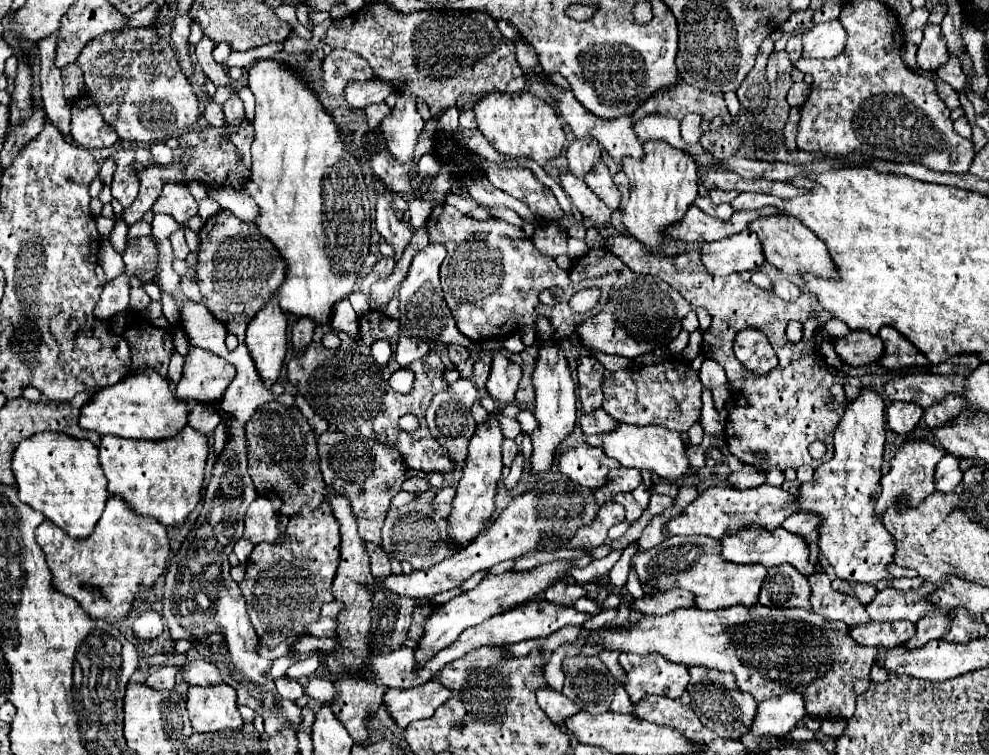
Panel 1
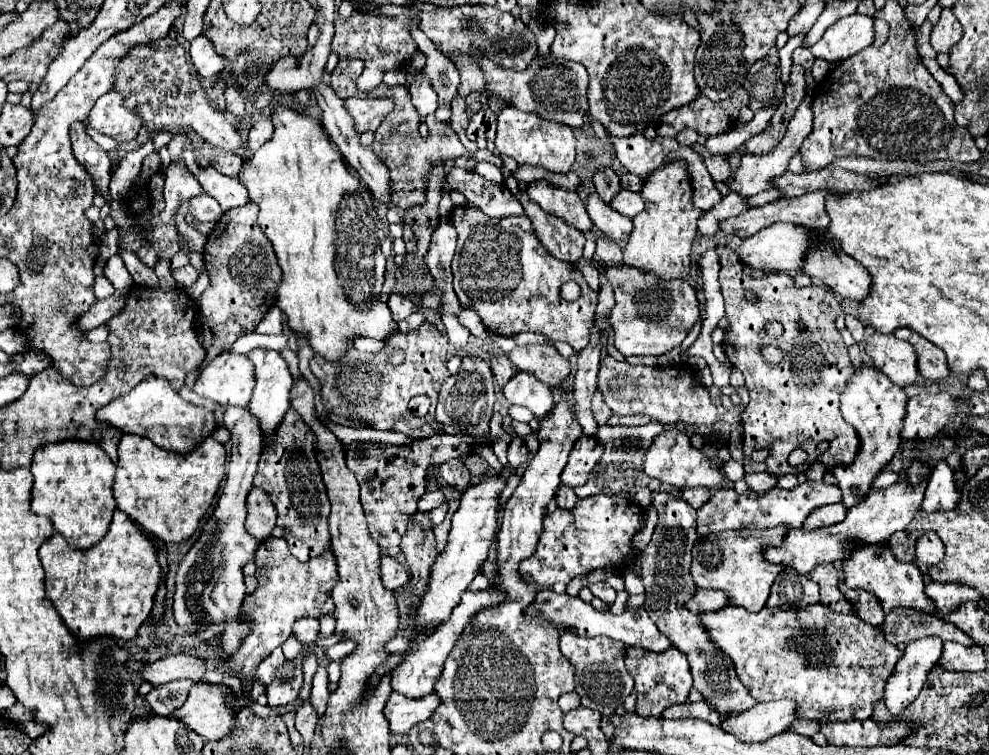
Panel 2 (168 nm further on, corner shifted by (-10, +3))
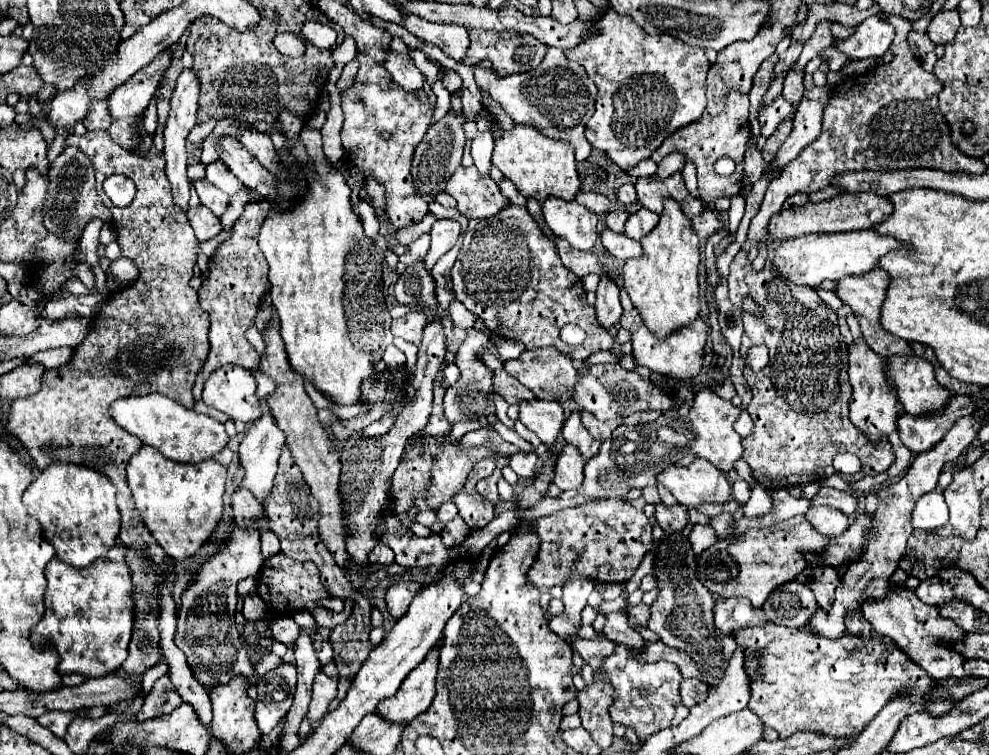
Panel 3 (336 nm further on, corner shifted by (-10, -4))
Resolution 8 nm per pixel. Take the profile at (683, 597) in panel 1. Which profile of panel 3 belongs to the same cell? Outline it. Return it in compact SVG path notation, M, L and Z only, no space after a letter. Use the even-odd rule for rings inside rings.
M724 599L716 601L714 607L714 621L716 627L724 635L734 635L734 631L746 629L746 627L756 627L756 625L766 625L766 615L760 609L754 609L746 599Z

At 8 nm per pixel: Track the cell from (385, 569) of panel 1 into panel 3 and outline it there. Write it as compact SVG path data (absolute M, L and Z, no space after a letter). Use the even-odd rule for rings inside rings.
M396 581L384 597L384 605L386 611L390 613L390 617L400 619L406 613L406 607L410 607L410 599L414 599L414 595L418 595L418 591L422 589L422 583L416 581Z

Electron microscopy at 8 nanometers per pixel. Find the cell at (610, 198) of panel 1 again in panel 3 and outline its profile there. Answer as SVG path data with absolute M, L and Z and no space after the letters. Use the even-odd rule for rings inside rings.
M640 209L640 211L636 211L636 213L632 213L630 217L628 217L628 221L626 221L626 235L630 237L630 239L634 239L634 241L640 241L644 235L648 235L652 229L654 229L654 225L658 223L658 219L660 219L660 215L658 213L652 213L652 211L648 211L648 209Z

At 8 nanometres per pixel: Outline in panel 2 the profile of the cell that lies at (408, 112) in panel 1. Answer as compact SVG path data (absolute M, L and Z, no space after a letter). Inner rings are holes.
M416 74L414 80L410 82L410 96L412 96L412 106L418 110L418 114L422 118L426 118L426 116L436 112L438 96L432 90L430 82L422 74Z

